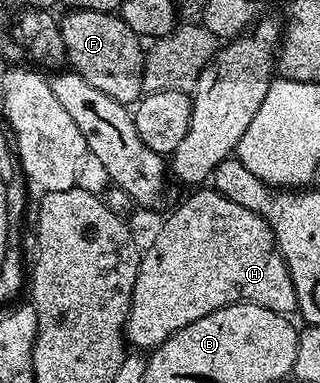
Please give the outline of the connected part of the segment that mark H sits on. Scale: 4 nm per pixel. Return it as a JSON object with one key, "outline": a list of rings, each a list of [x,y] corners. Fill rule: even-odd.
{"outline":[[[196,189],[192,196],[165,221],[160,227],[160,232],[152,239],[152,244],[142,251],[140,260],[140,268],[138,269],[138,277],[134,281],[134,297],[130,305],[130,313],[128,314],[128,325],[126,328],[126,339],[129,344],[132,343],[133,348],[144,349],[140,347],[148,347],[147,349],[155,349],[161,347],[164,342],[172,336],[178,329],[186,329],[186,325],[190,325],[194,321],[198,321],[198,317],[206,317],[210,313],[214,313],[218,309],[222,309],[231,303],[239,303],[247,301],[249,303],[257,303],[262,305],[262,309],[270,309],[279,315],[291,316],[296,311],[296,294],[294,293],[294,281],[290,281],[290,273],[288,267],[284,263],[280,251],[276,247],[276,237],[272,234],[271,227],[261,215],[255,215],[250,209],[242,209],[242,205],[234,205],[234,201],[230,201],[226,197],[222,197],[214,189],[208,191],[200,191],[204,189]]]}

